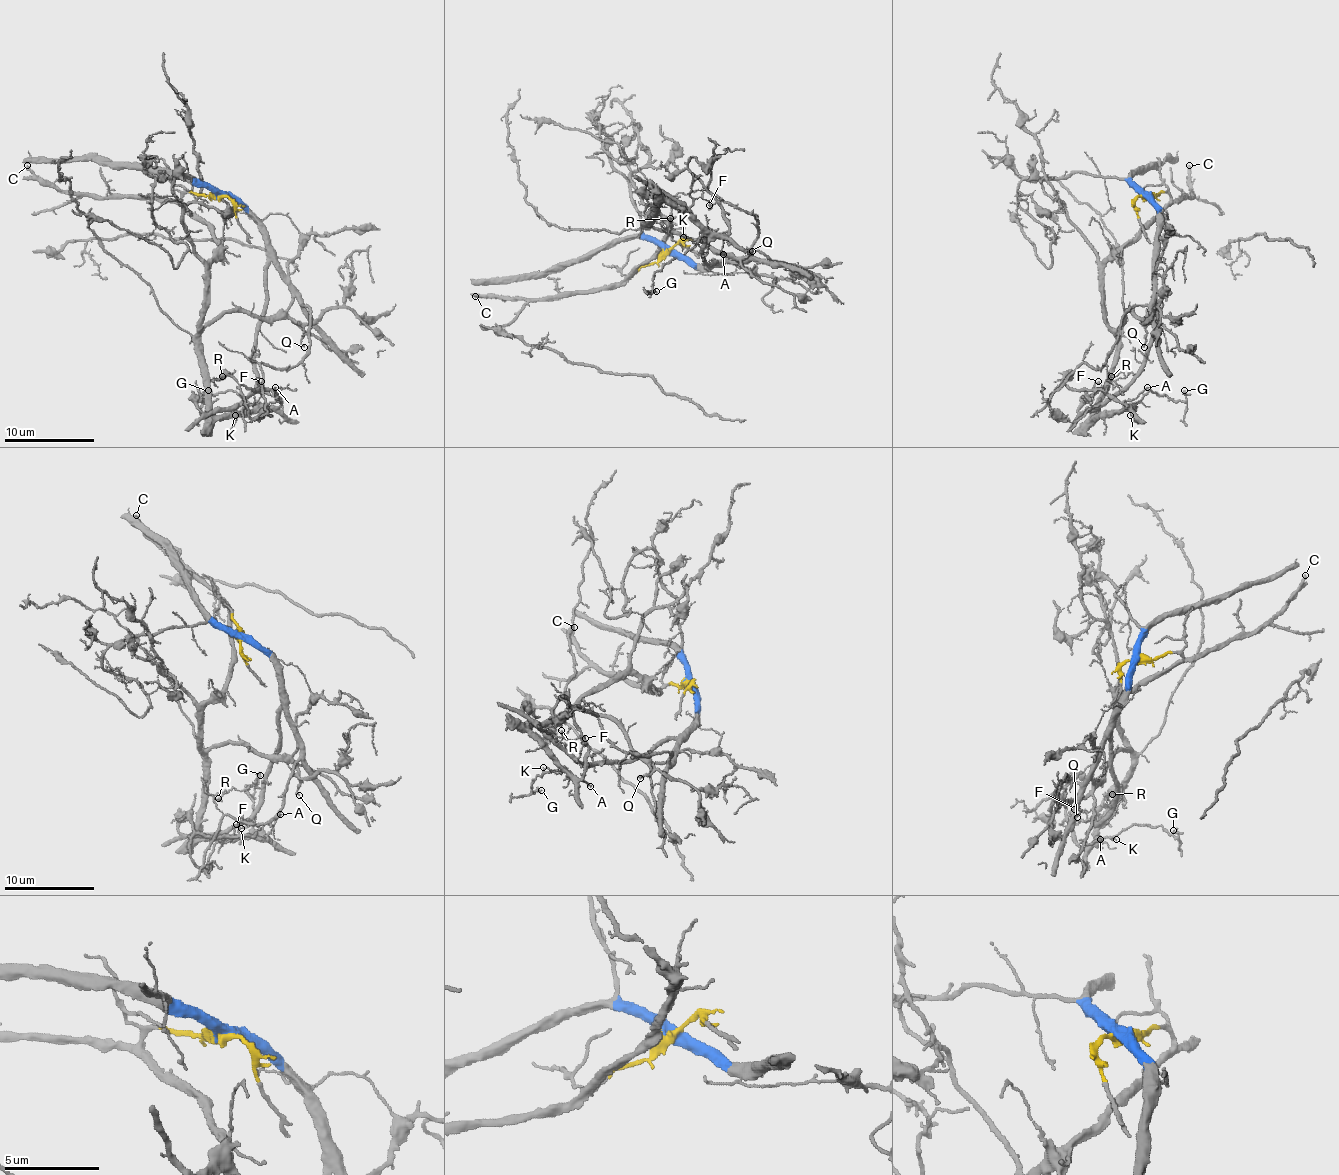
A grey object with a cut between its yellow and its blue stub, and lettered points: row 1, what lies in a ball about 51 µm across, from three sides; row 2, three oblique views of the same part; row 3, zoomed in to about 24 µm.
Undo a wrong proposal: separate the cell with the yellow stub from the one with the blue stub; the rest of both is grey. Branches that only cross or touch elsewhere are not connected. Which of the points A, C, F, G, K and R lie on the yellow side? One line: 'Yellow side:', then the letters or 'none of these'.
Yellow side: A, C, G, K, R

